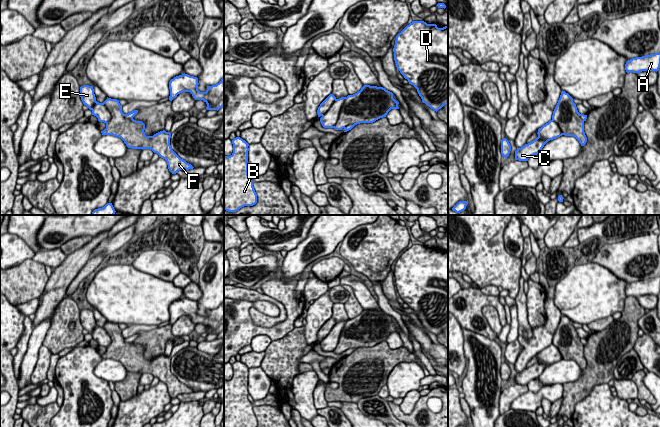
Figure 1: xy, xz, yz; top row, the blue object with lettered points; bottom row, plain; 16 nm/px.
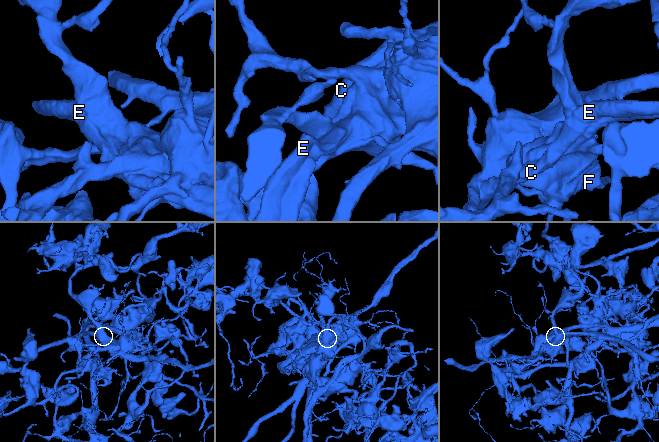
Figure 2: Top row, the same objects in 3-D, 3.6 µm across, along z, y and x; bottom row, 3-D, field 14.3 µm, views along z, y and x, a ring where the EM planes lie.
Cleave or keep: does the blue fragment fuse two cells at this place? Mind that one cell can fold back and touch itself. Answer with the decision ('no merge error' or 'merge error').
merge error

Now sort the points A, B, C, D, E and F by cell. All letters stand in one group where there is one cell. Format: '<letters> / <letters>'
A D / B C E F

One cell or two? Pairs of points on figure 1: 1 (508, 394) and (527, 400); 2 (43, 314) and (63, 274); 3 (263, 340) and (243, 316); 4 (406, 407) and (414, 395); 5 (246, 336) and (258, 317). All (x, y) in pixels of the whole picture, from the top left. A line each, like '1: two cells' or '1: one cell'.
1: two cells
2: one cell
3: two cells
4: one cell
5: two cells

